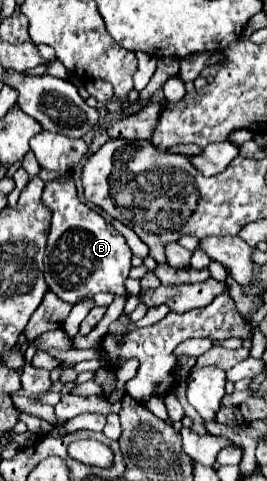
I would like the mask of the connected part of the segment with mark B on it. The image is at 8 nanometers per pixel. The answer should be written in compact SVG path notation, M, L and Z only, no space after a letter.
M72 178L66 182L48 182L42 198L44 204L52 208L52 226L44 256L44 278L50 290L70 304L76 304L82 298L92 298L98 292L126 296L124 280L130 272L132 252L124 236L114 230L114 226L106 222L94 208L88 208L88 204L80 202Z

